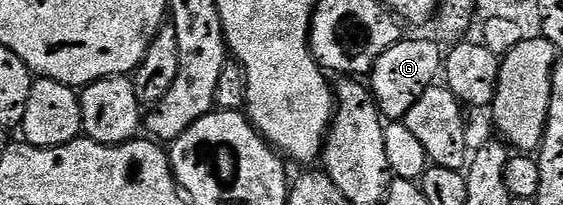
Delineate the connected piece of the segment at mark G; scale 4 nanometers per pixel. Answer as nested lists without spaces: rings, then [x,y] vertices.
[[[418,37],[402,38],[401,42],[391,45],[387,53],[379,57],[367,76],[367,87],[378,111],[386,120],[401,121],[405,114],[419,101],[428,88],[434,86],[436,77],[443,67],[443,51],[440,46],[428,43]]]

